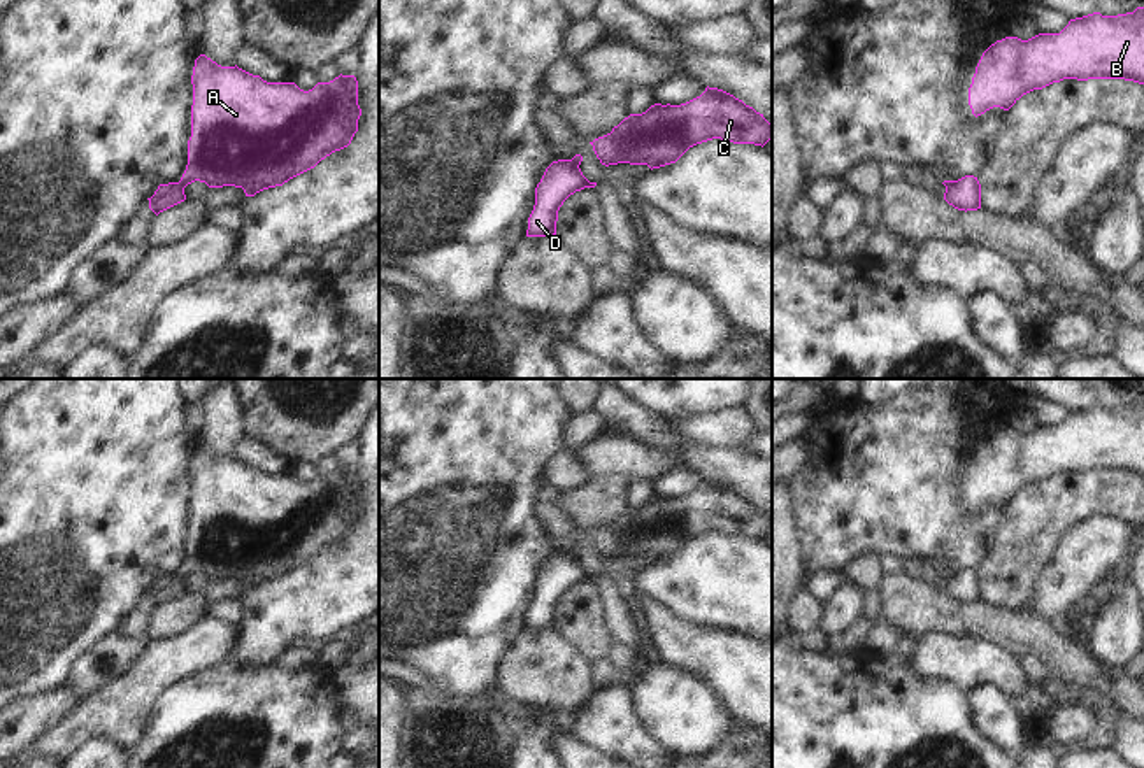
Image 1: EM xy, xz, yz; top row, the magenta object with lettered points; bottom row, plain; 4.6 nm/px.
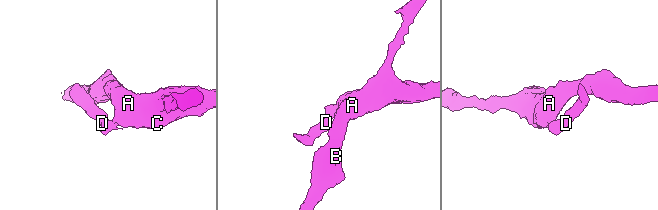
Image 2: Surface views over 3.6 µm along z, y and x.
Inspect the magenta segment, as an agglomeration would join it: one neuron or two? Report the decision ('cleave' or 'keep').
cleave

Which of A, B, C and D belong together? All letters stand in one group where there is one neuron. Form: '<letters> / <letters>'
A B C / D

